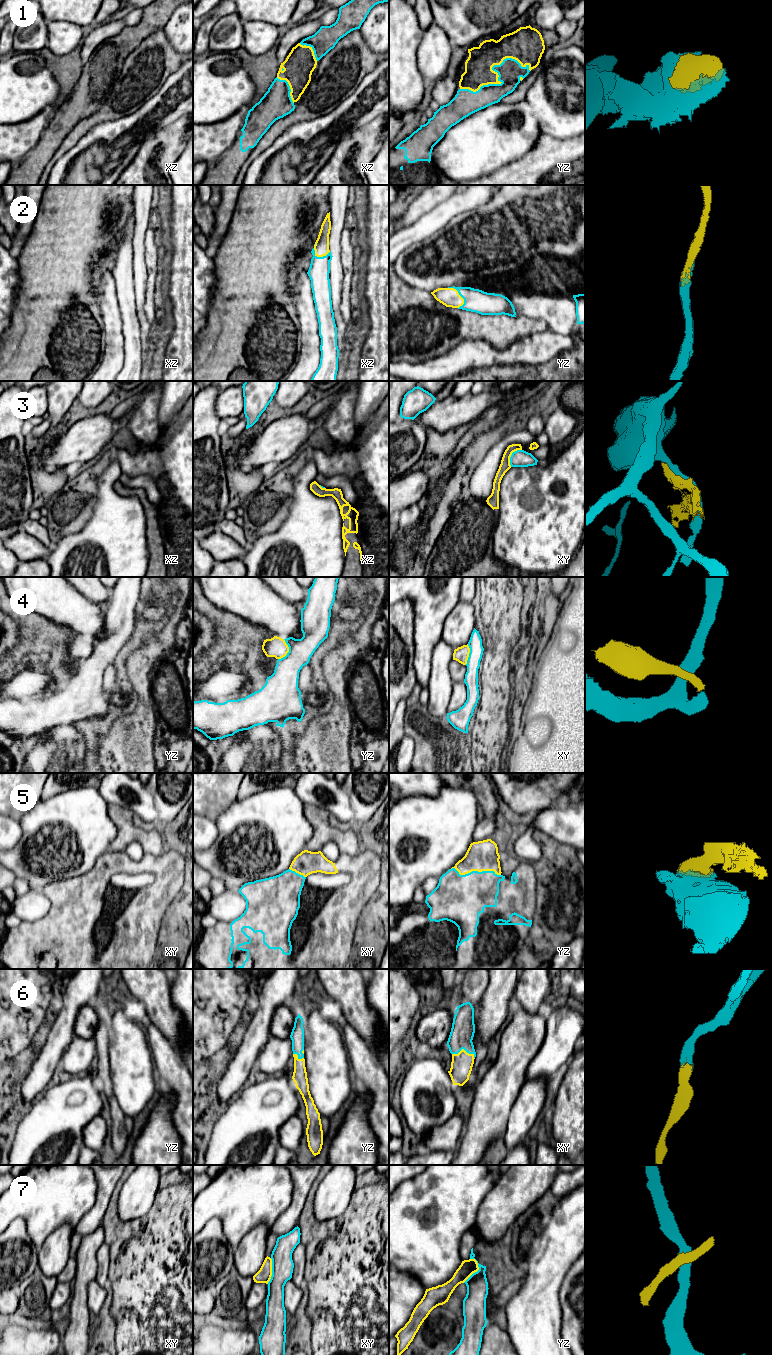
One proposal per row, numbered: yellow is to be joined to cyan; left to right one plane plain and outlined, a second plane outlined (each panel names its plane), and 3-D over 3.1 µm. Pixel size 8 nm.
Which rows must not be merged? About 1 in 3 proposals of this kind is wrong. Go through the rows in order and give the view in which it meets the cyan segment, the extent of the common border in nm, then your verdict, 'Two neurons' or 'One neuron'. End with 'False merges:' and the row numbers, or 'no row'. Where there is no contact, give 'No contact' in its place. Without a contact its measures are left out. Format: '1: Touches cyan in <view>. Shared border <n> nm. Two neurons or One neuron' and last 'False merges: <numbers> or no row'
1: Touches cyan in yz. Shared border 600 nm. One neuron
2: Touches cyan in yz. Shared border 190 nm. One neuron
3: Touches cyan in xy. Shared border 170 nm. Two neurons
4: Touches cyan in yz. Shared border 180 nm. One neuron
5: Touches cyan in yz. Shared border 400 nm. One neuron
6: Touches cyan in xy. Shared border 190 nm. One neuron
7: Touches cyan in yz. Shared border 220 nm. Two neurons
False merges: 3, 7

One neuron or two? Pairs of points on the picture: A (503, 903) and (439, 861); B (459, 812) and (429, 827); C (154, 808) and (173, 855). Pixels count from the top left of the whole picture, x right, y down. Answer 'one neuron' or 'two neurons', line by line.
A: two neurons
B: one neuron
C: two neurons

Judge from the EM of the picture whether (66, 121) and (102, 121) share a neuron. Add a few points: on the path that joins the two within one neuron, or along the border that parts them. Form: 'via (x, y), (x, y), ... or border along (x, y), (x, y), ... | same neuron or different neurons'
border along (99, 108), (82, 118), (64, 139) | different neurons

